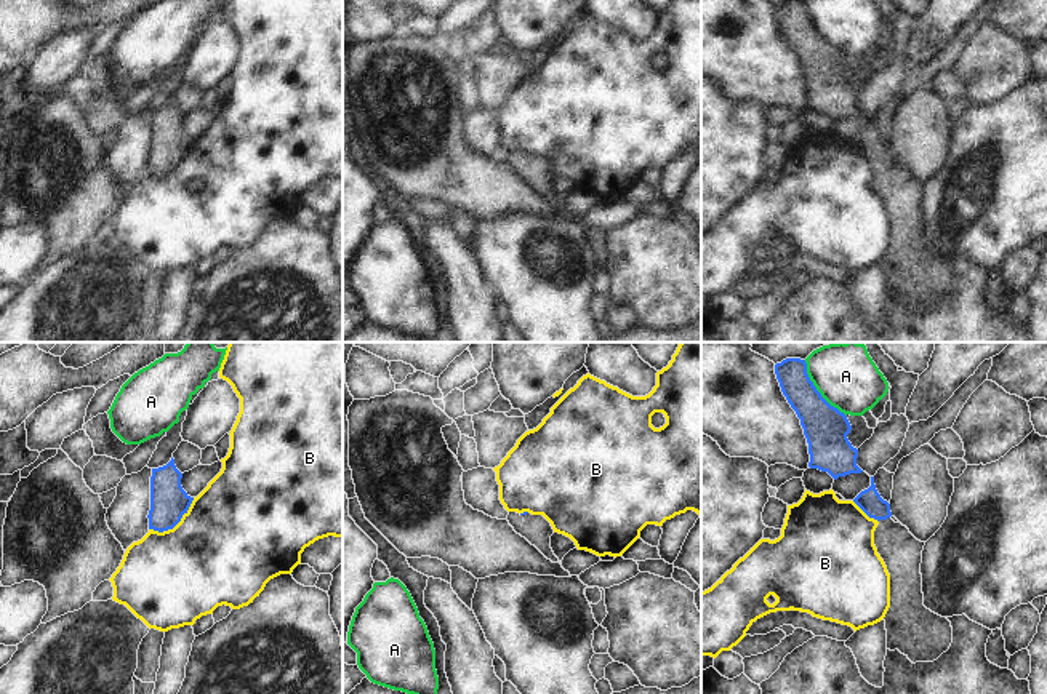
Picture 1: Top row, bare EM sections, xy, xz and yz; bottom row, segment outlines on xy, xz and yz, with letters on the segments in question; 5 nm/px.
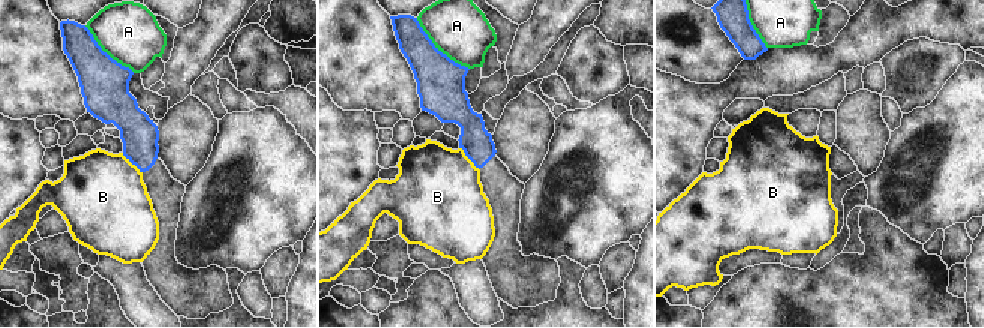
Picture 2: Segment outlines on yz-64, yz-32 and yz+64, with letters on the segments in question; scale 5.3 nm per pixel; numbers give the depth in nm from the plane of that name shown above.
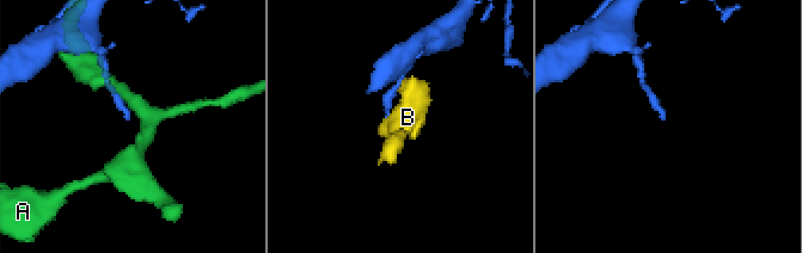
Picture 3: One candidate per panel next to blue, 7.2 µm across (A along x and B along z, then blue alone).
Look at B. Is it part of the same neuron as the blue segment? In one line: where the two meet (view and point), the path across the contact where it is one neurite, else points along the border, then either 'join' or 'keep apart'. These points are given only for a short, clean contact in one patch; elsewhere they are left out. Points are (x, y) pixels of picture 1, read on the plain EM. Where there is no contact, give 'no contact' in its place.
meets blue in xy at (175, 167); border along xy (194, 139), (189, 151), (172, 170), (162, 173), (149, 171); keep apart

